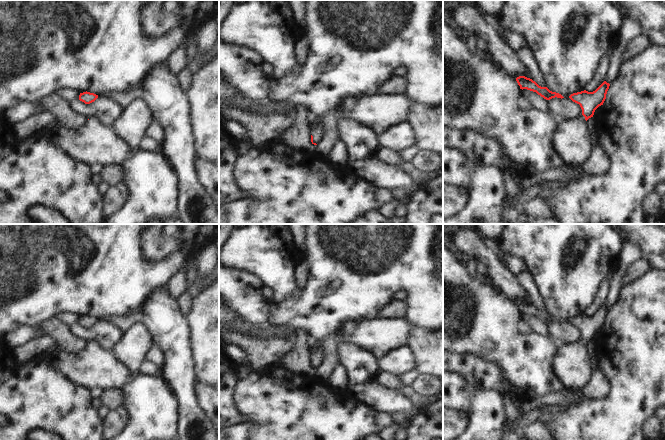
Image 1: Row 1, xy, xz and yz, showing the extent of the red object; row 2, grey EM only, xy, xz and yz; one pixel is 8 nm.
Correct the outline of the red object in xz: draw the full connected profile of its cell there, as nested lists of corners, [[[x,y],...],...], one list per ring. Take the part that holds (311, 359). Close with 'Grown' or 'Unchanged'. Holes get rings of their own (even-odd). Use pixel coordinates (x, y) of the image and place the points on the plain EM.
[[[320,344],[314,345],[314,350],[312,352],[311,366],[314,369],[317,369],[322,365],[324,359],[324,349]]]. Grown.

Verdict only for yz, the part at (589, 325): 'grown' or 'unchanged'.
grown

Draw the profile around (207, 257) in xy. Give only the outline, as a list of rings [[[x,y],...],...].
[[[213,241],[205,246],[198,248],[195,260],[198,266],[198,274],[202,276],[215,275],[219,269],[219,249]]]

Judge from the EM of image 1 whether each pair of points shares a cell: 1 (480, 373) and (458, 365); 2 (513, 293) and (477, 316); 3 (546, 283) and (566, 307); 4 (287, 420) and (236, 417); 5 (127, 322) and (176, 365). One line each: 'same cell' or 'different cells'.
1: same cell
2: different cells
3: same cell
4: different cells
5: same cell

